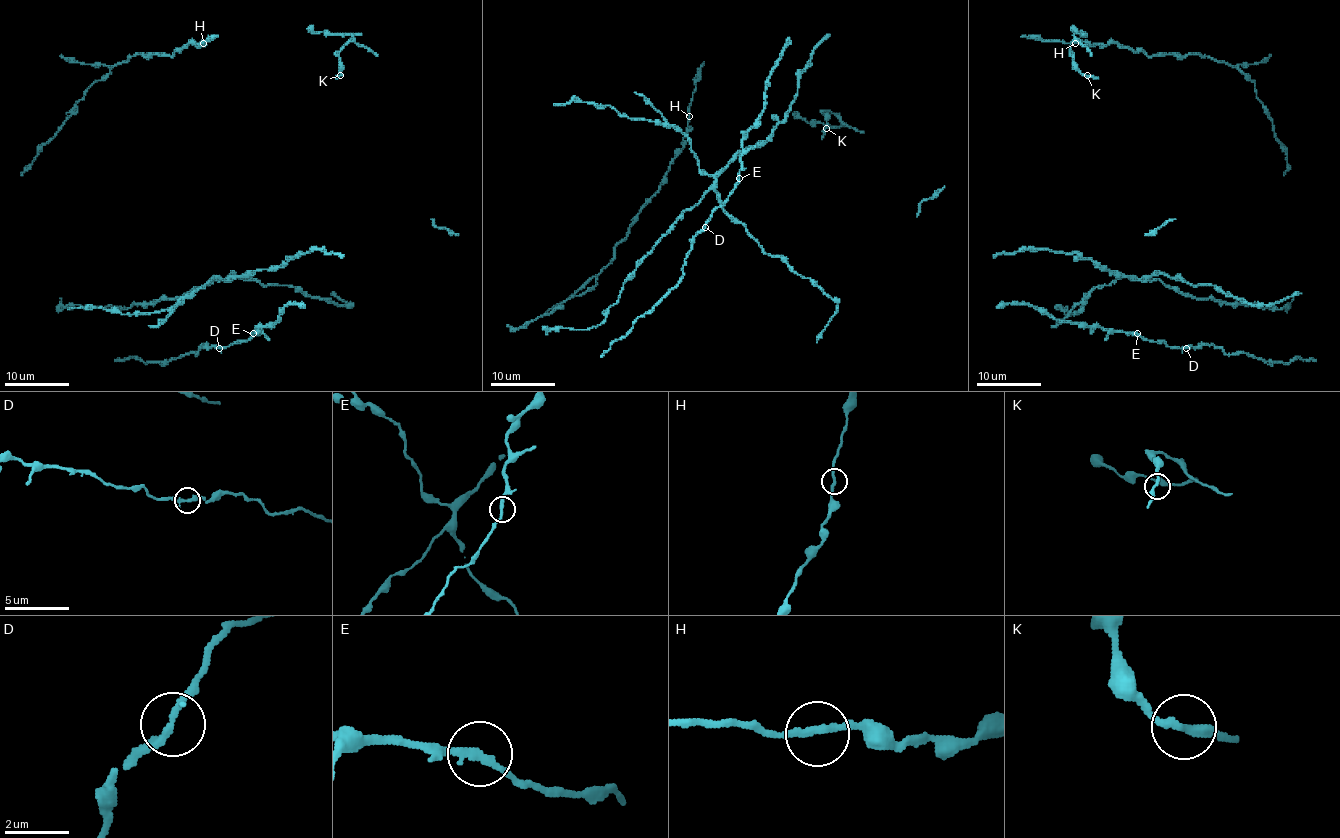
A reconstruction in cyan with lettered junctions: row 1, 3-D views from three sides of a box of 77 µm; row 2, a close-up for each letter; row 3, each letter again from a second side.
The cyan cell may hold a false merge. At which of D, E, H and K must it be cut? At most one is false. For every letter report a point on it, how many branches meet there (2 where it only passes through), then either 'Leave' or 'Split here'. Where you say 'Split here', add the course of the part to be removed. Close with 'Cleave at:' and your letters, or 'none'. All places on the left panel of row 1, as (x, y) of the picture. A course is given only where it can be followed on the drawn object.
D: Place: (219, 348). Branches: 2. Leave
E: Place: (253, 333). Branches: 2. Leave
H: Place: (203, 43). Branches: 2. Leave
K: Place: (340, 75). Branches: 2. Leave
Cleave at: none

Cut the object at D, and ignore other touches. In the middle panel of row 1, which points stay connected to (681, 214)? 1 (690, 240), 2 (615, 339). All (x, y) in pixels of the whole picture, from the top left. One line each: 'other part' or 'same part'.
1: other part
2: other part

